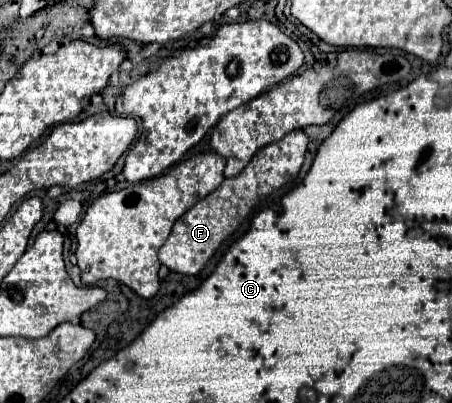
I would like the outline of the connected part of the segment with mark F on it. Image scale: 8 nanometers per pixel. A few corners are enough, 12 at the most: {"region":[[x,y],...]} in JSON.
{"region":[[303,131],[259,149],[175,221],[159,261],[197,275],[261,199],[299,175]]}

